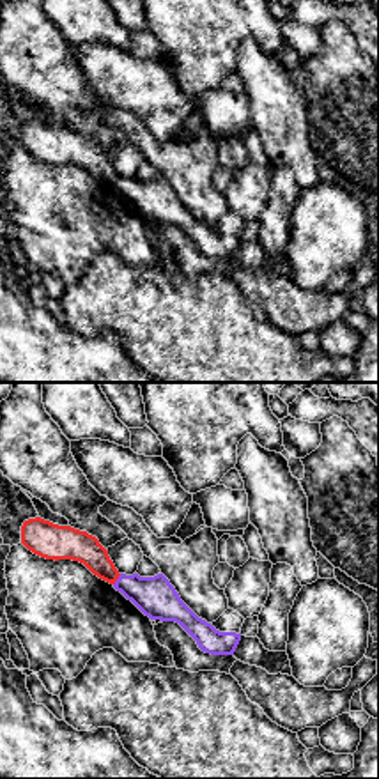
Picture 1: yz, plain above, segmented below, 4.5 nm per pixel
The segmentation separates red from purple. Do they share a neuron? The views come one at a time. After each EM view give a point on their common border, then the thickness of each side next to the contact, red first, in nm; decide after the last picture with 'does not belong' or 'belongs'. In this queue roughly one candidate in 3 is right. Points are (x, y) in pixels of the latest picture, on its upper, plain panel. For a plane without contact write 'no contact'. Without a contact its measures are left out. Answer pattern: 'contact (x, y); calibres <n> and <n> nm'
contact (117, 181); calibres 140 and 180 nm

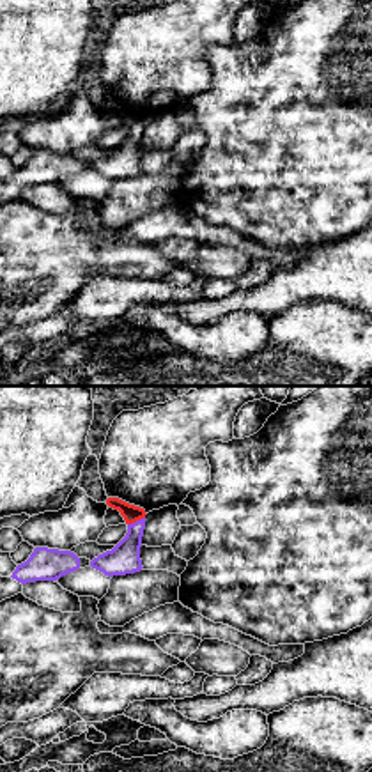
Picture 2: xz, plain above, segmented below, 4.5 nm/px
contact (135, 124); calibres 80 and 140 nm

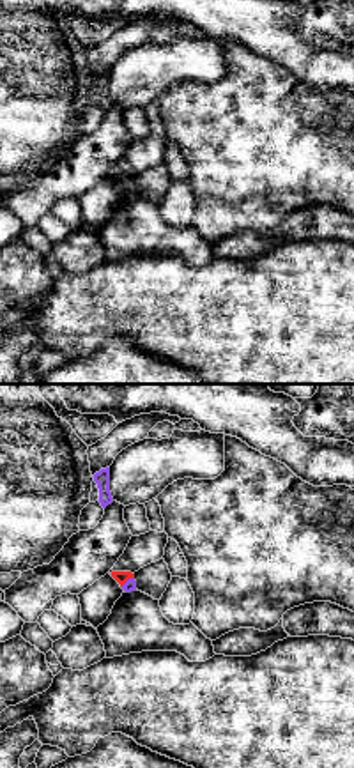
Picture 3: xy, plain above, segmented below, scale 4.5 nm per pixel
contact (126, 184); calibres 60 and 50 nm

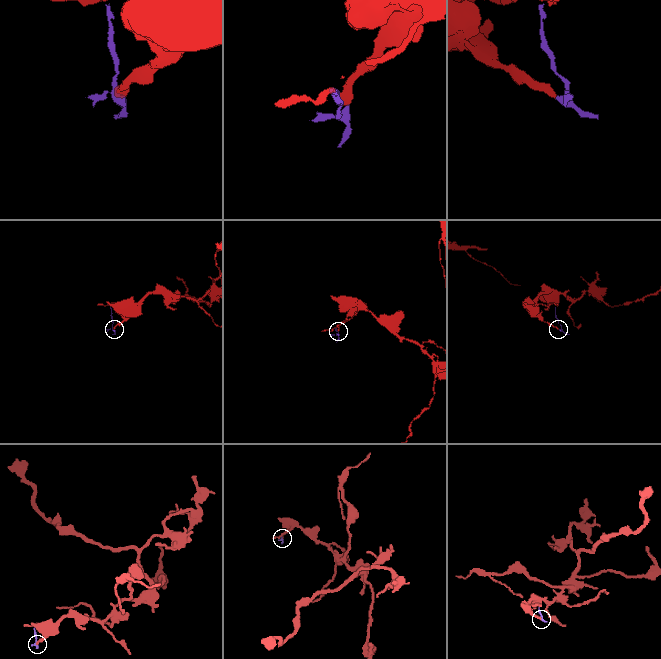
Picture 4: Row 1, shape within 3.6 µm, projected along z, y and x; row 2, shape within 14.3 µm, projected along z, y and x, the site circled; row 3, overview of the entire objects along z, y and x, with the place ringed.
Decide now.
belongs

